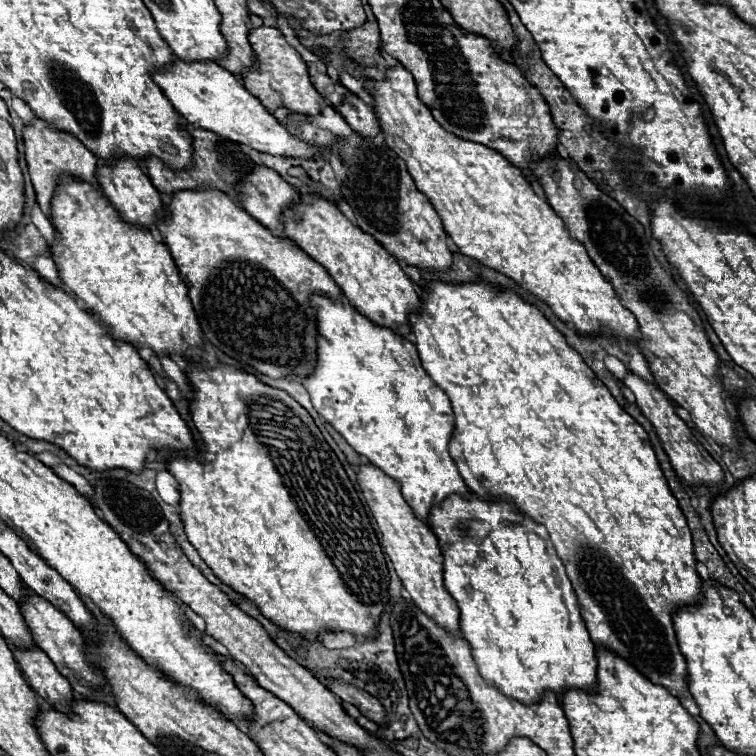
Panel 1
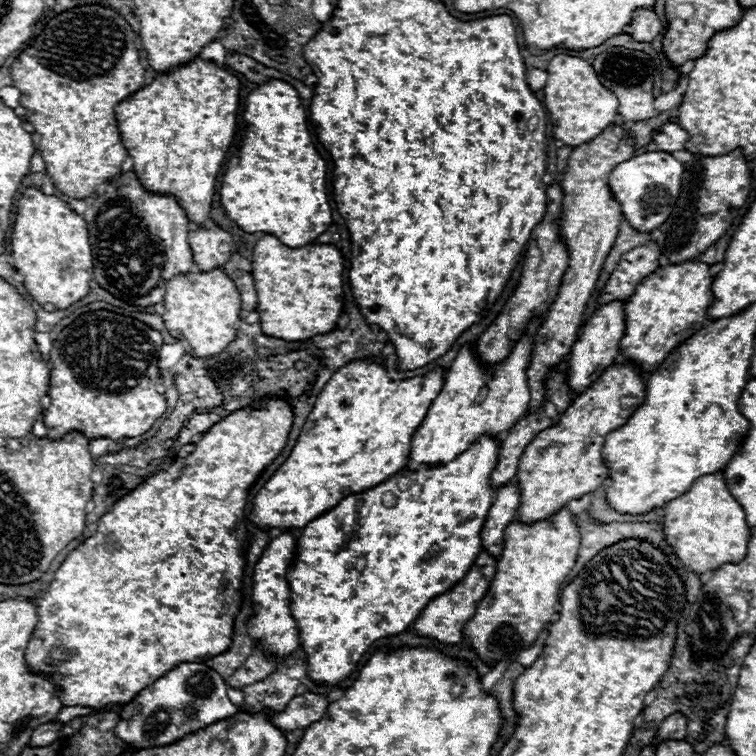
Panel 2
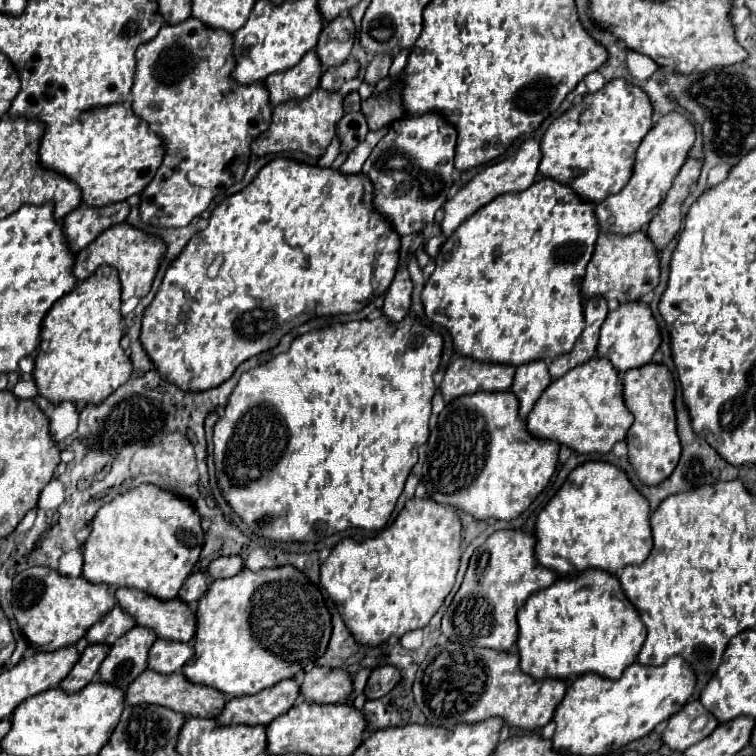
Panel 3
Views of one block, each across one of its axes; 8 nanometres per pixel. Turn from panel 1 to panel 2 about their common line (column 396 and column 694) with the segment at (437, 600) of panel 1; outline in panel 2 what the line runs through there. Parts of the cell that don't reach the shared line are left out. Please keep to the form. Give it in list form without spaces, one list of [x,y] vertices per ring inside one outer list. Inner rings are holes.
[[[708,474],[692,484],[692,490],[684,498],[676,498],[666,506],[664,514],[664,538],[674,550],[676,560],[694,574],[704,574],[720,568],[726,562],[740,562],[746,554],[750,528],[746,526],[746,514],[726,488],[724,474]]]

